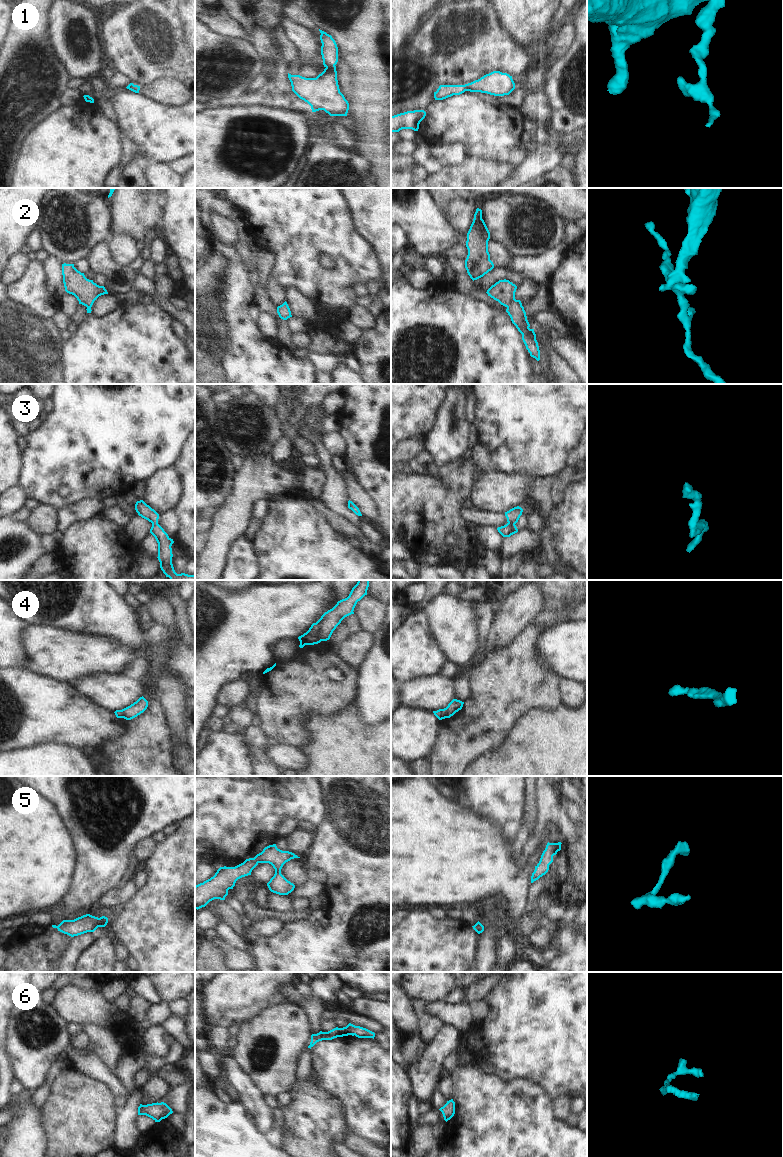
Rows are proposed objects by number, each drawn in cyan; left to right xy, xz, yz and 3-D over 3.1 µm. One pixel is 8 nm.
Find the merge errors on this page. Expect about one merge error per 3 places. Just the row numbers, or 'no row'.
no row

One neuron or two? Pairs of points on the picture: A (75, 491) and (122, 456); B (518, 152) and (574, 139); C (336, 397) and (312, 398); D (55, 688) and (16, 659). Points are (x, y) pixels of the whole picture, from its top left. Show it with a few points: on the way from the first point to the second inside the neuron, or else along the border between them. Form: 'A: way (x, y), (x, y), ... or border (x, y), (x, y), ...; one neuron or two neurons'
A: way (87, 480), (110, 457); one neuron
B: border (530, 147), (526, 158), (515, 168); two neurons
C: border (328, 394), (324, 397), (321, 406); two neurons
D: border (10, 667), (23, 670); two neurons

